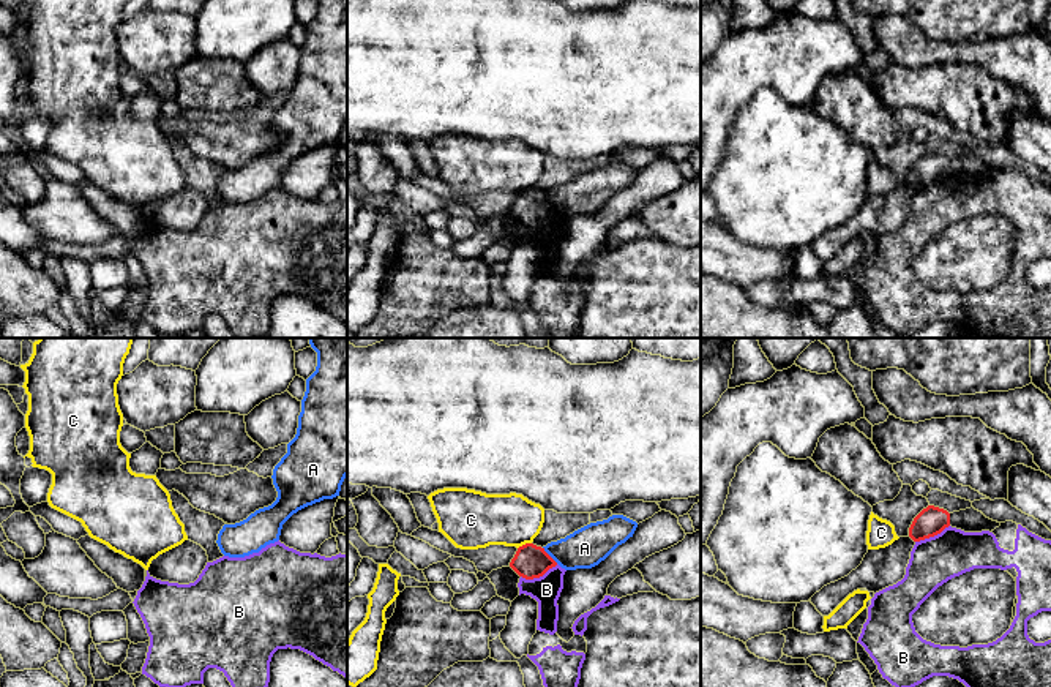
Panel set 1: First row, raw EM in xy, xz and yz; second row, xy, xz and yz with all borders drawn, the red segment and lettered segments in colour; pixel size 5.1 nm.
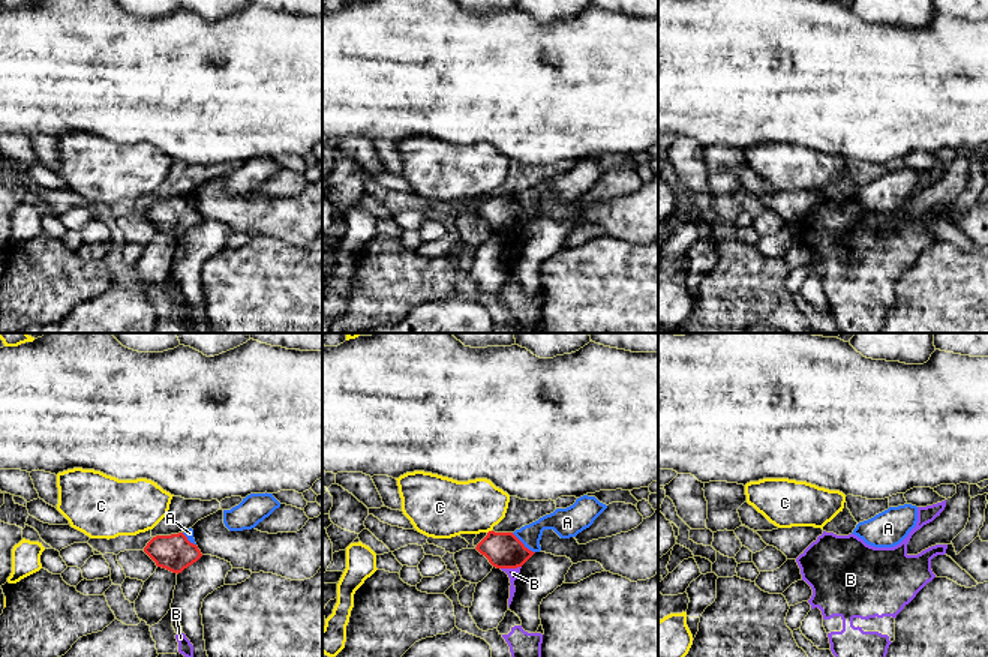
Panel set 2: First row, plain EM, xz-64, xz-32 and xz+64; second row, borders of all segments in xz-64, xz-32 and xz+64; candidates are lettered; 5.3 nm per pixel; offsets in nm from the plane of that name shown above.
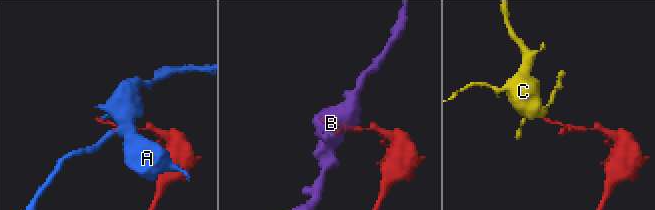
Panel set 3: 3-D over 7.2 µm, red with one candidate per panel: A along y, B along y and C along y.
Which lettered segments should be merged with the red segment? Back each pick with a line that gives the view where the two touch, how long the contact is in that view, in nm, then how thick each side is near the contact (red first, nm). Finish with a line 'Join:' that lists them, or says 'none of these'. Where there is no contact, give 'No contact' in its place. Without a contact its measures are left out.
Join: none of these

